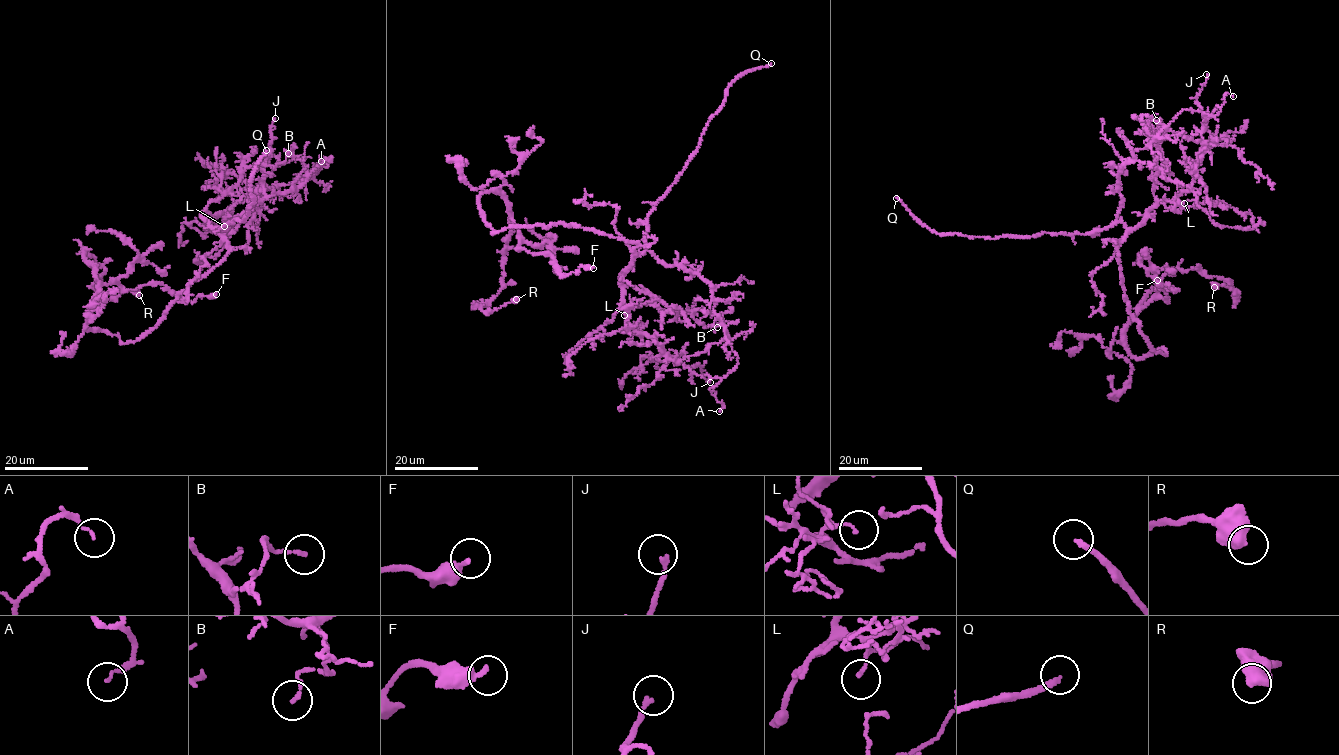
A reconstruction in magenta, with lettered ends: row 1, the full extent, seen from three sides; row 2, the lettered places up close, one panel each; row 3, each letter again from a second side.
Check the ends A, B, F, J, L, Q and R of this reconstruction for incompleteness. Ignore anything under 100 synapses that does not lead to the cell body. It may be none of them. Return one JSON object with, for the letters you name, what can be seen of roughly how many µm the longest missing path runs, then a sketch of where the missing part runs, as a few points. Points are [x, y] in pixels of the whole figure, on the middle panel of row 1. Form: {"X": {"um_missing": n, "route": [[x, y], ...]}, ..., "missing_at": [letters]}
{"Q": {"um_missing": 25}, "missing_at": ["Q"]}

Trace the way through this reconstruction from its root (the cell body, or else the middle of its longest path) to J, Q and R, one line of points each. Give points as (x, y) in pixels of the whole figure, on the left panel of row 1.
J: (164, 316), (230, 249), (203, 217), (205, 212), (221, 215), (257, 195), (275, 118)
Q: (164, 316), (230, 249), (227, 227), (220, 227), (248, 214), (254, 198), (249, 186), (266, 150)
R: (164, 316), (125, 343), (85, 329), (100, 282), (83, 252), (105, 270), (100, 302), (125, 291), (139, 295)

